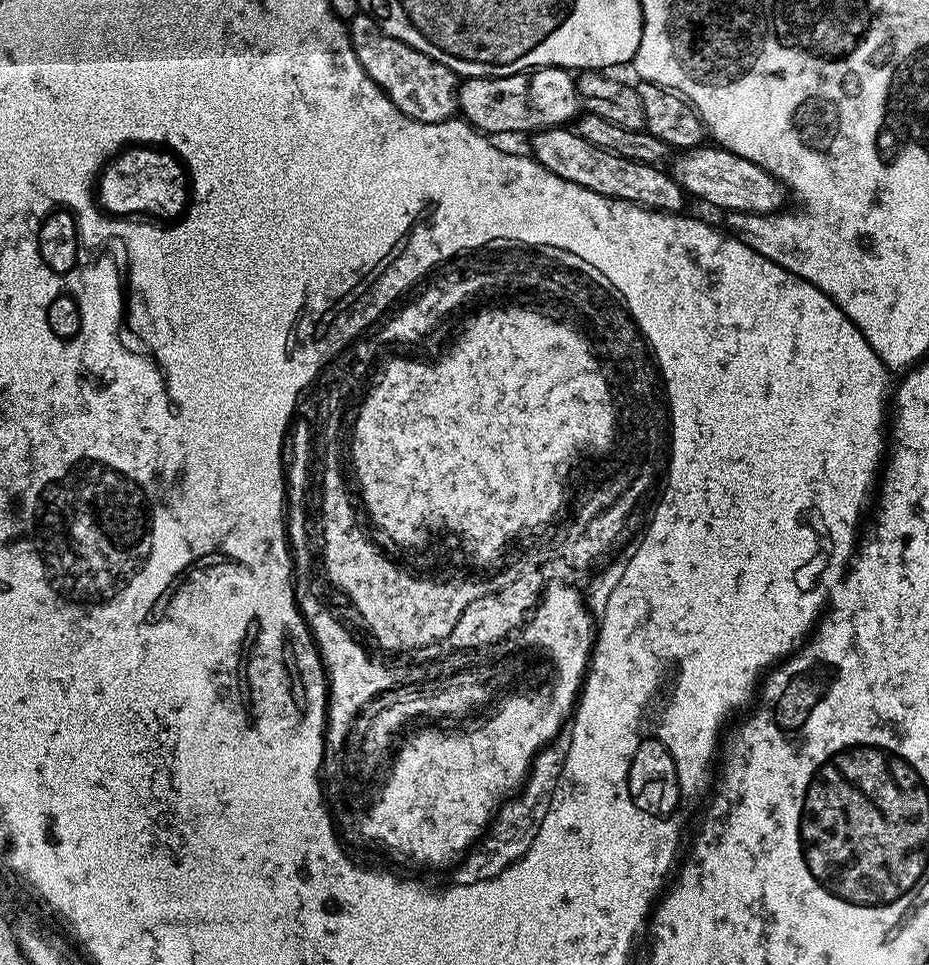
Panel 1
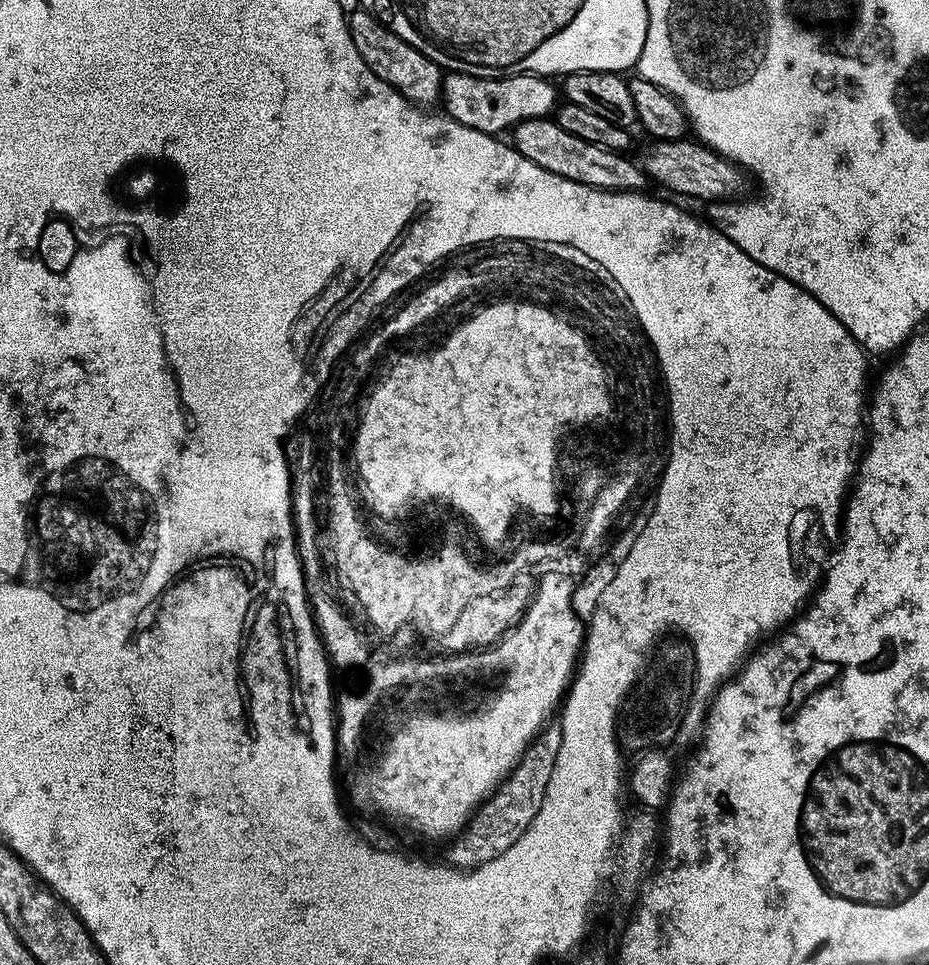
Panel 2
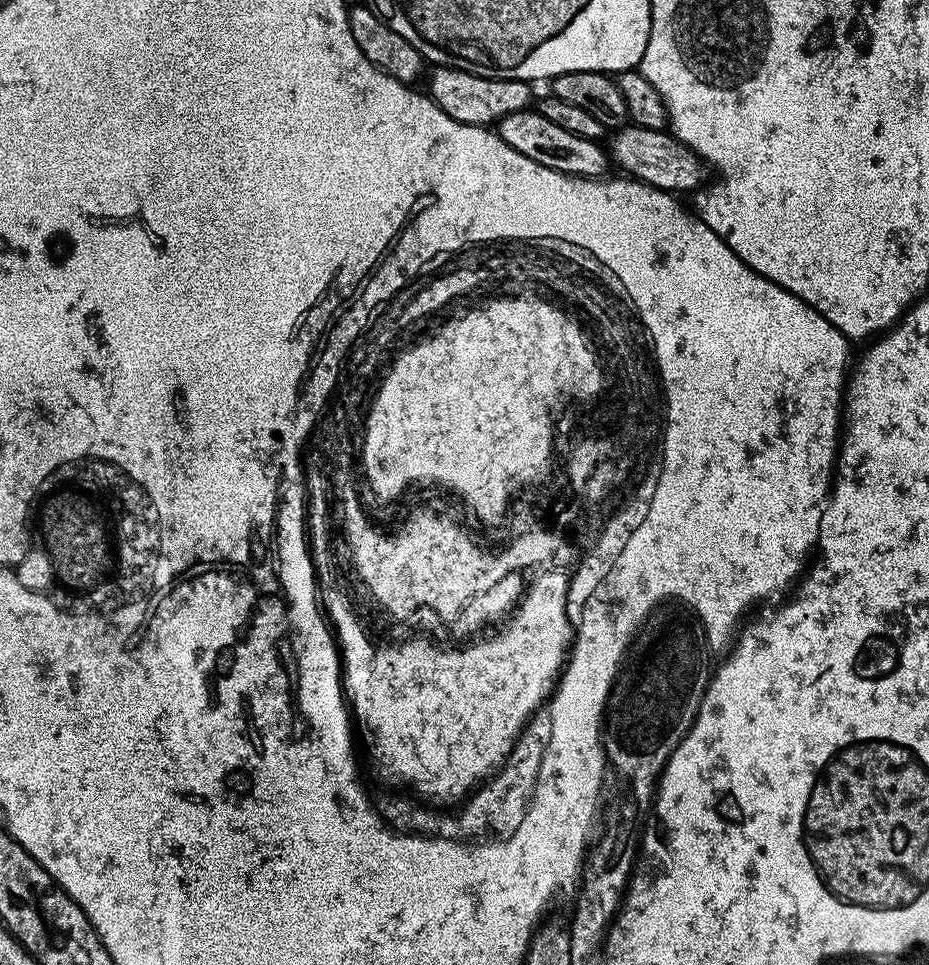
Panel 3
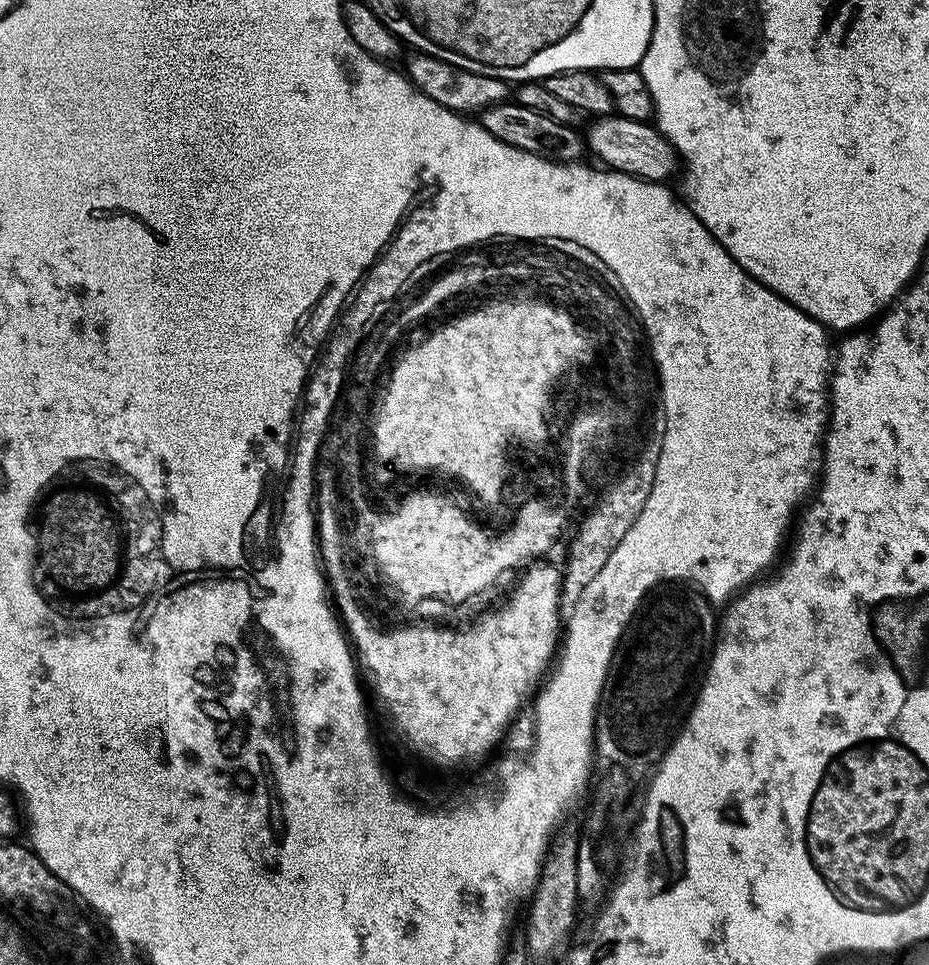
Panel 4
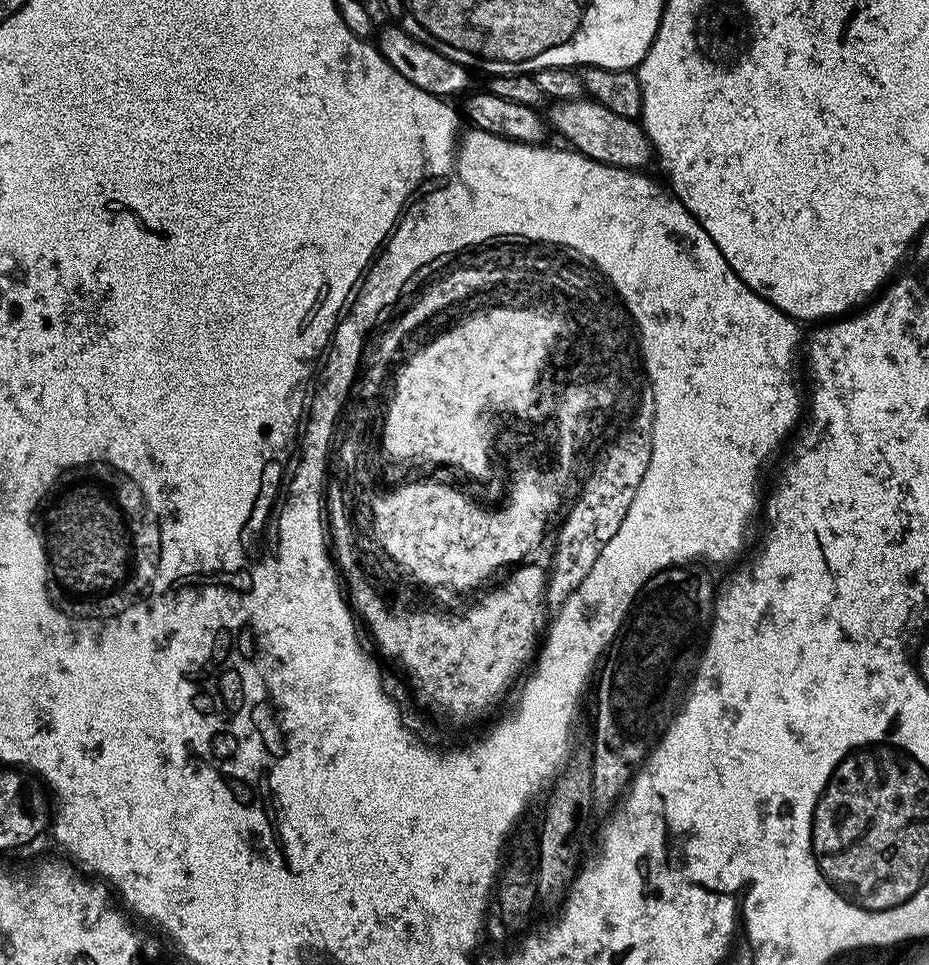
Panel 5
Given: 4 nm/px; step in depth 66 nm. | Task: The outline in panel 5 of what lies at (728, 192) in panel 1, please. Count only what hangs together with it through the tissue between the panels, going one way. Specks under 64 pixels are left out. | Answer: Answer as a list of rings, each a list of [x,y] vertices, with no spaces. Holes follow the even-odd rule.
[[[581,98],[578,100],[562,100],[551,105],[552,109],[546,112],[546,119],[550,125],[551,131],[560,136],[565,136],[569,140],[575,151],[582,153],[583,156],[589,156],[592,160],[597,160],[603,164],[609,164],[615,168],[630,168],[633,170],[647,169],[648,163],[653,163],[654,153],[652,144],[648,141],[643,127],[637,121],[626,118],[622,114],[614,114],[614,110],[606,110],[604,104],[597,104],[591,98]]]

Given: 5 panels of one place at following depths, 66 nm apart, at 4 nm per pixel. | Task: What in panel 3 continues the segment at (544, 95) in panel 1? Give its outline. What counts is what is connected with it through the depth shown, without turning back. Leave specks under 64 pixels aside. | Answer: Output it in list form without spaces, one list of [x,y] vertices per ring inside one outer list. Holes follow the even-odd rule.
[[[436,66],[427,73],[427,95],[450,118],[454,118],[463,124],[478,124],[481,126],[495,125],[506,114],[525,111],[532,100],[532,92],[529,81],[526,80],[499,80],[498,78],[486,78],[478,74],[470,74],[466,70],[457,68],[445,68]]]

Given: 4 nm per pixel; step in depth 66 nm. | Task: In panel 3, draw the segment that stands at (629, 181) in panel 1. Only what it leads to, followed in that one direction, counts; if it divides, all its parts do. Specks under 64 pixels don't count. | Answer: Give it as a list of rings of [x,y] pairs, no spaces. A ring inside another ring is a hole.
[[[539,110],[506,114],[498,122],[498,135],[502,138],[502,142],[506,142],[506,146],[518,150],[518,154],[526,154],[526,158],[542,166],[550,166],[550,170],[565,172],[571,176],[600,178],[607,173],[604,171],[610,168],[609,153],[605,149],[603,152],[597,141],[578,138],[578,134],[569,134],[567,130],[561,130]]]

